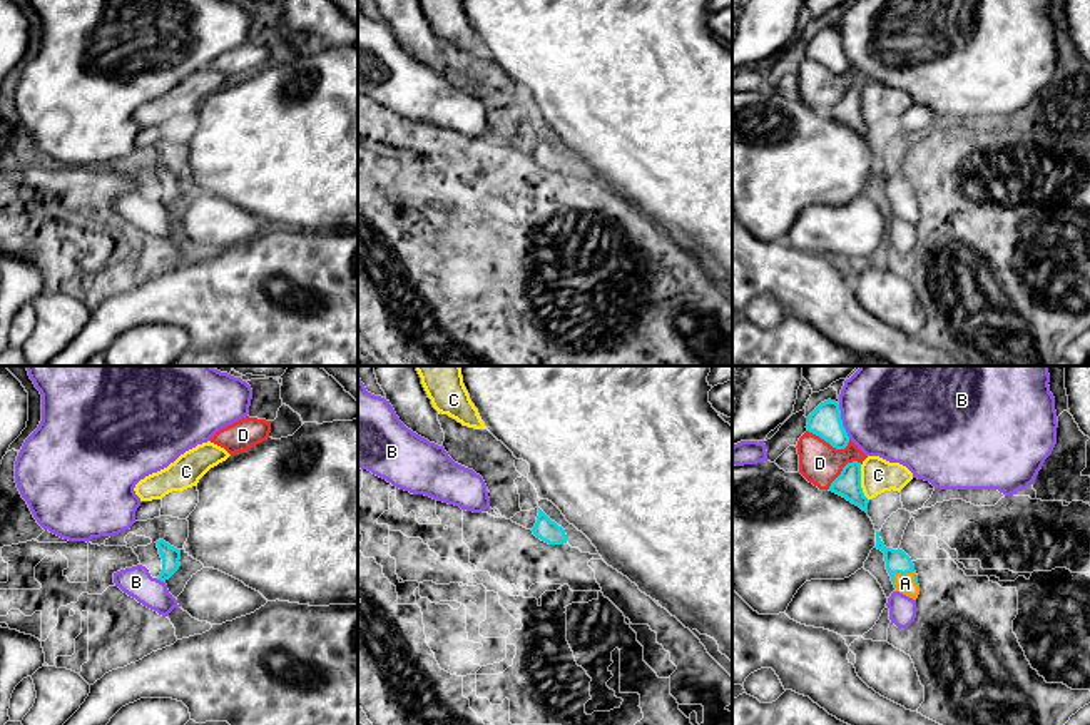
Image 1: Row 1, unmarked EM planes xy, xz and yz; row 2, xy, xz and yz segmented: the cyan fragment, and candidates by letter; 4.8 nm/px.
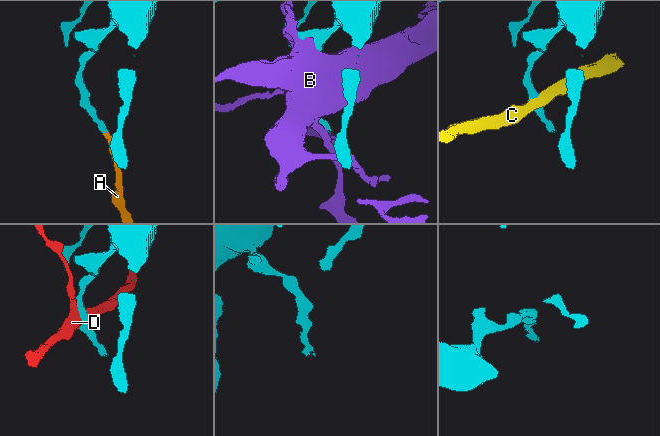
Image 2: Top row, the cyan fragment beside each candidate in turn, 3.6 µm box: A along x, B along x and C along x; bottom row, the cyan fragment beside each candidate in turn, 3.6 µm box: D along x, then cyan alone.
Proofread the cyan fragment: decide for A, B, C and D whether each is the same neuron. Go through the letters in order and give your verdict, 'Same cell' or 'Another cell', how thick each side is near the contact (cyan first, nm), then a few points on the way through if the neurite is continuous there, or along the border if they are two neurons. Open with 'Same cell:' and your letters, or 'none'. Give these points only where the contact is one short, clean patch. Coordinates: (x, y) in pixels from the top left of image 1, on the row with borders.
Same cell: A
A: Same cell. Thickness 110 nm (cyan) against 100 nm. Path across: yz (896, 560), (910, 572), (905, 583)
B: Another cell. Thickness 160 nm (cyan) against 480 nm
C: Another cell. Thickness 130 nm (cyan) against 160 nm. Boundary: yz (860, 465), (860, 486), (868, 500)
D: Another cell. Thickness 160 nm (cyan) against 200 nm

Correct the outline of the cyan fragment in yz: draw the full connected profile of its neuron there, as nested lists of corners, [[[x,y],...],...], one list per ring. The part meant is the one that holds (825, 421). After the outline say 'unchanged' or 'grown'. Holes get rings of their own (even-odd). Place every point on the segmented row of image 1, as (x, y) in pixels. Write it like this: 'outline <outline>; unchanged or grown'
outline [[[828,399],[821,403],[809,414],[806,428],[836,449],[844,449],[849,443],[849,436],[841,419],[841,409],[836,401]]]; unchanged

